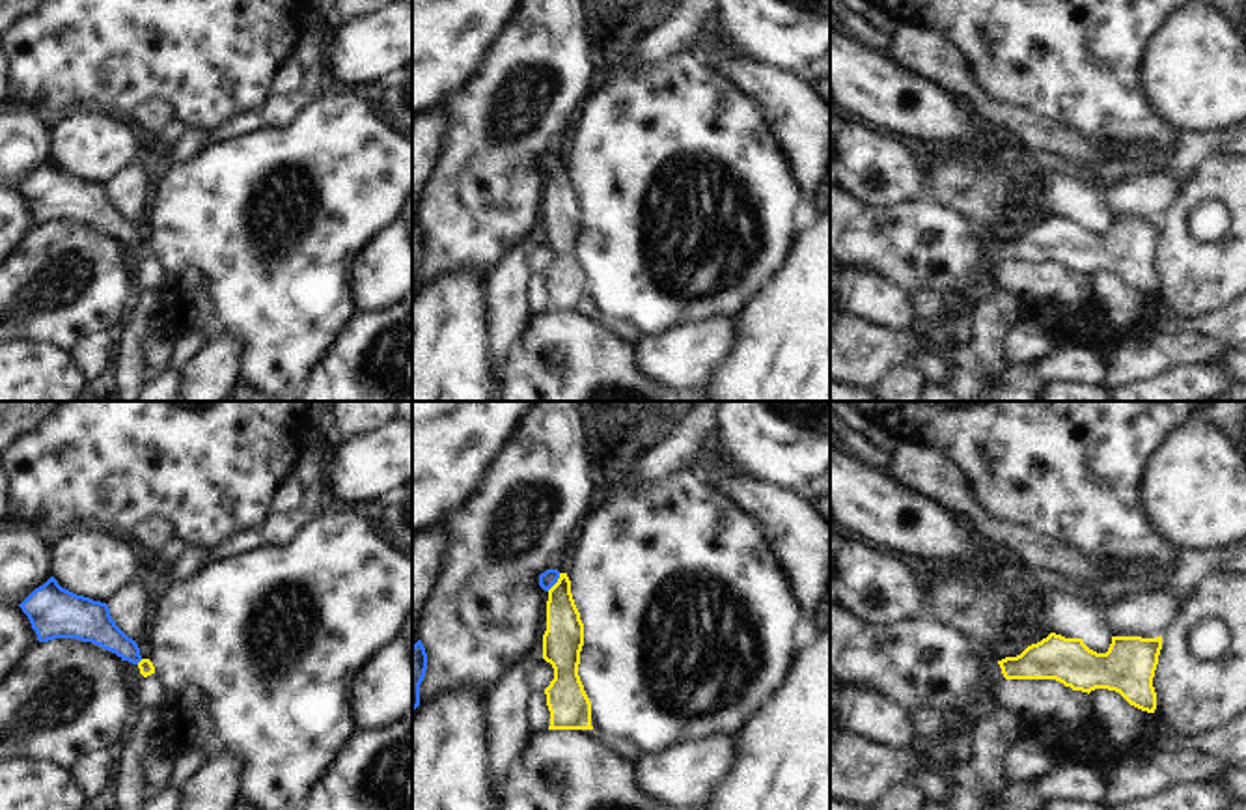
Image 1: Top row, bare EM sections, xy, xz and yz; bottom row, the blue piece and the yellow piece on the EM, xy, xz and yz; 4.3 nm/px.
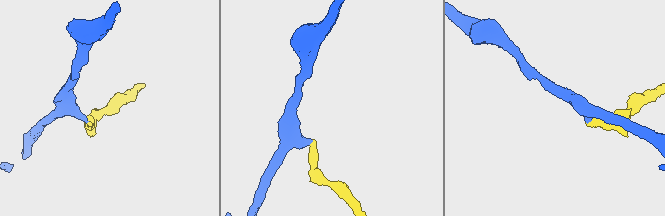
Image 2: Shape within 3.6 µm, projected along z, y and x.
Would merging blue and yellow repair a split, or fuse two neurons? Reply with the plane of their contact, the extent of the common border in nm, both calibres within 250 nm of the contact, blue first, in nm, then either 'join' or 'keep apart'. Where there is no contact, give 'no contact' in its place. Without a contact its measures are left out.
contact in xz; length 100 nm; calibres 70 and 170 nm; join

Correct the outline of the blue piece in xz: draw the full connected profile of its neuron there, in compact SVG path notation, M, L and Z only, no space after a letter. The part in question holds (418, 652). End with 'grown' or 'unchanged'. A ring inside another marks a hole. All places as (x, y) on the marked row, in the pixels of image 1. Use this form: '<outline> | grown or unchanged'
M418 640L412 646L412 713L420 705L420 685L425 677L425 670L427 670L427 653L422 640Z | unchanged

